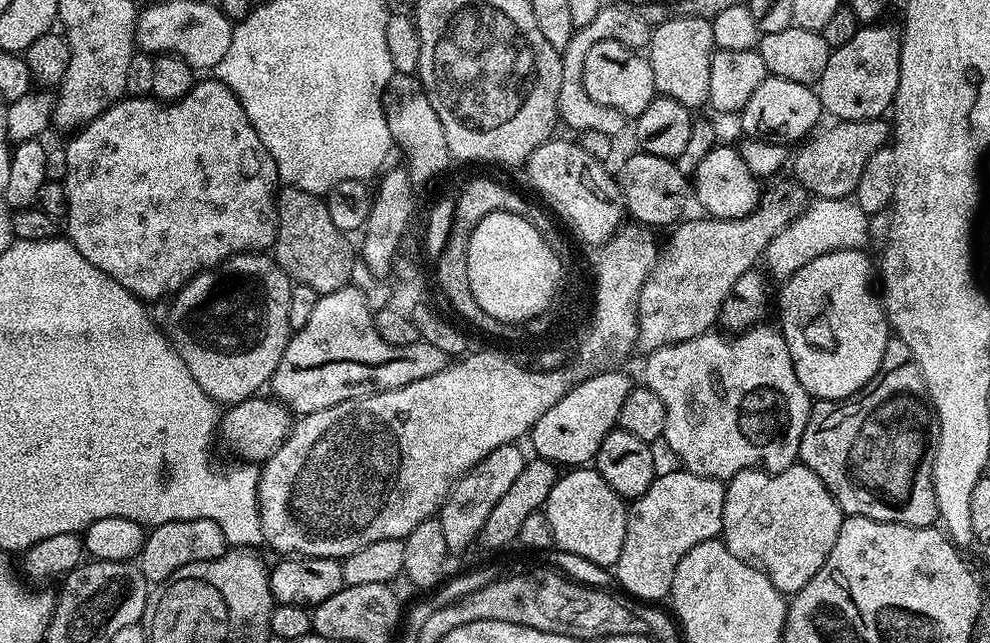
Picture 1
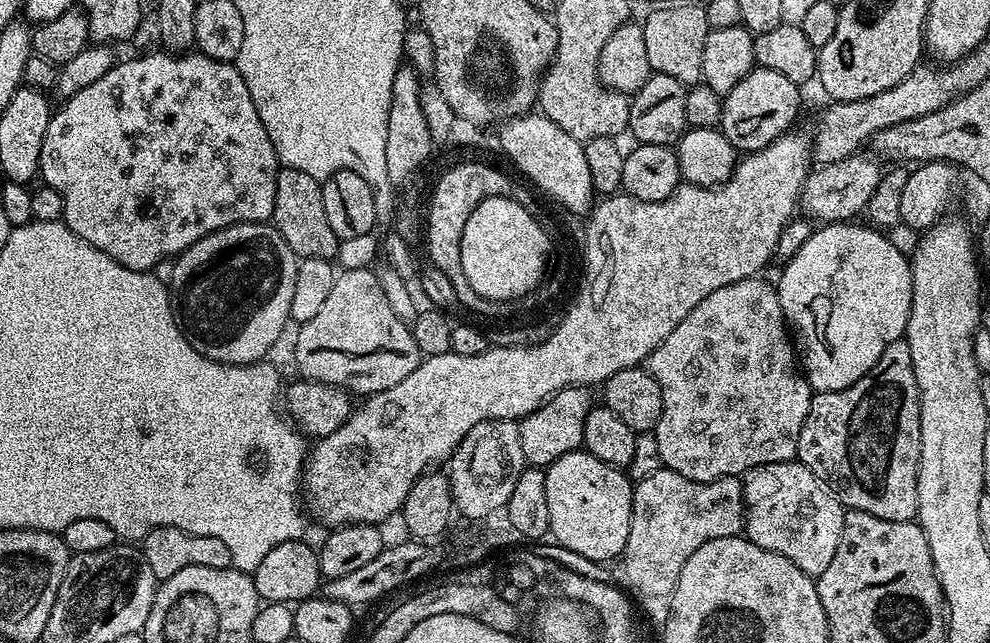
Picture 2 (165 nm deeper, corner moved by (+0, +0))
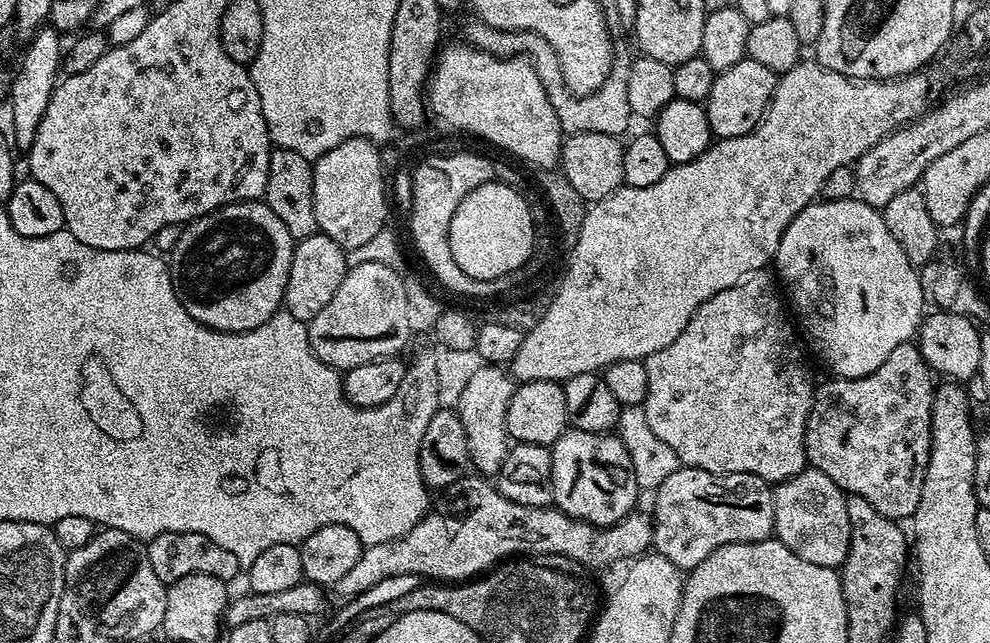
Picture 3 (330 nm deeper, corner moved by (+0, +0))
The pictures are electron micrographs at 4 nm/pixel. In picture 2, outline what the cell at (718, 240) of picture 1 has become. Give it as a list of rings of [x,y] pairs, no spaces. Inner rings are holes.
[[[864,155],[847,156],[842,162],[813,167],[800,191],[799,211],[816,222],[848,222],[859,217],[856,215],[867,209],[870,194],[874,194],[874,186],[878,186],[882,175],[882,168],[875,164],[877,161],[871,155]]]

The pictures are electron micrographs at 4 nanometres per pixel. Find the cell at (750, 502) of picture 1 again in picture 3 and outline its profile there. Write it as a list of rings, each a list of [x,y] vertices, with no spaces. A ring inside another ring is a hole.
[[[806,466],[790,479],[779,481],[772,489],[772,497],[775,539],[782,541],[790,550],[794,550],[798,558],[806,558],[806,562],[814,562],[814,566],[839,569],[850,550],[850,514],[846,514],[848,505],[846,493],[834,482],[830,482],[826,474],[822,474],[814,467]]]

